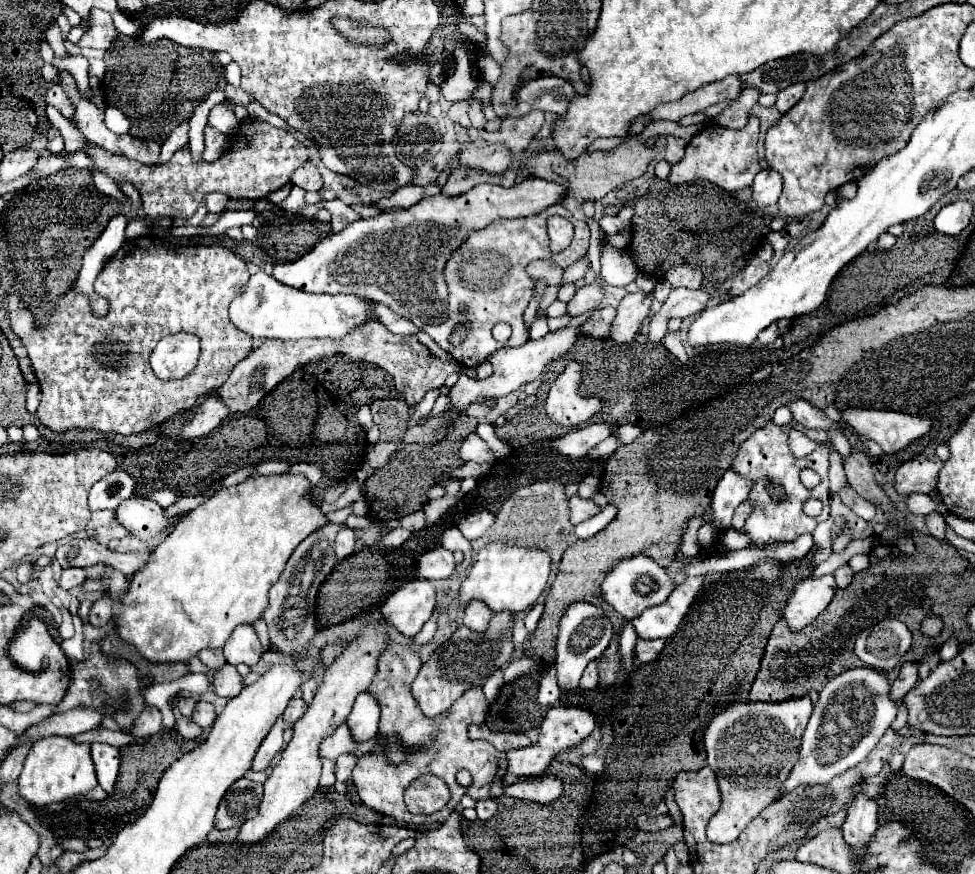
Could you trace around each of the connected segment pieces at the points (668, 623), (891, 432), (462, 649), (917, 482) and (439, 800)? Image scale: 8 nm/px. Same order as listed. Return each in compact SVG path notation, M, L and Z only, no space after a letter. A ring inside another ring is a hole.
M711 576L687 578L677 590L671 592L671 596L661 606L651 606L649 610L645 610L637 620L633 620L637 638L641 640L669 638L673 630L677 630L677 626L681 624L685 612L695 602L697 594L713 580L715 578Z
M845 408L841 410L841 418L857 432L857 436L875 440L887 454L899 452L931 430L929 418L891 410Z
M493 614L489 620L489 630L477 634L467 626L459 626L453 636L443 642L433 656L421 666L413 682L413 698L421 706L423 714L433 718L445 710L473 686L483 686L487 678L501 666L509 662L513 654L513 614Z
M919 454L917 458L905 462L897 470L895 488L897 492L909 496L913 492L923 494L937 494L937 476L943 468L943 462L937 456Z
M433 774L415 778L405 790L405 804L413 814L431 814L441 810L449 800L449 788Z

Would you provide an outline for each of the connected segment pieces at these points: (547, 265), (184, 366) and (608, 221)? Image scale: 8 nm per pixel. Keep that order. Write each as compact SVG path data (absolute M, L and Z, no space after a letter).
M535 260L527 266L527 272L533 280L541 278L547 282L547 286L557 286L561 284L561 278L563 278L563 268L555 266L551 260Z
M173 334L159 340L151 354L151 368L161 380L185 378L199 358L199 340L193 334Z
M603 216L603 220L599 220L599 226L607 234L619 234L619 232L631 228L631 224L629 222L623 222L619 216Z

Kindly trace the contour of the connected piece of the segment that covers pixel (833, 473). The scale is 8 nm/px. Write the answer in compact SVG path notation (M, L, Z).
M836 450L830 453L830 467L829 467L829 483L831 493L839 493L839 490L845 486L847 478L843 472L843 462L841 462L840 454Z

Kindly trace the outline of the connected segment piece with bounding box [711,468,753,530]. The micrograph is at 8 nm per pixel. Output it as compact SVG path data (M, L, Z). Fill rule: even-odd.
M727 470L715 486L711 506L715 510L715 525L720 529L729 529L735 508L749 498L753 482L741 478L735 470Z

